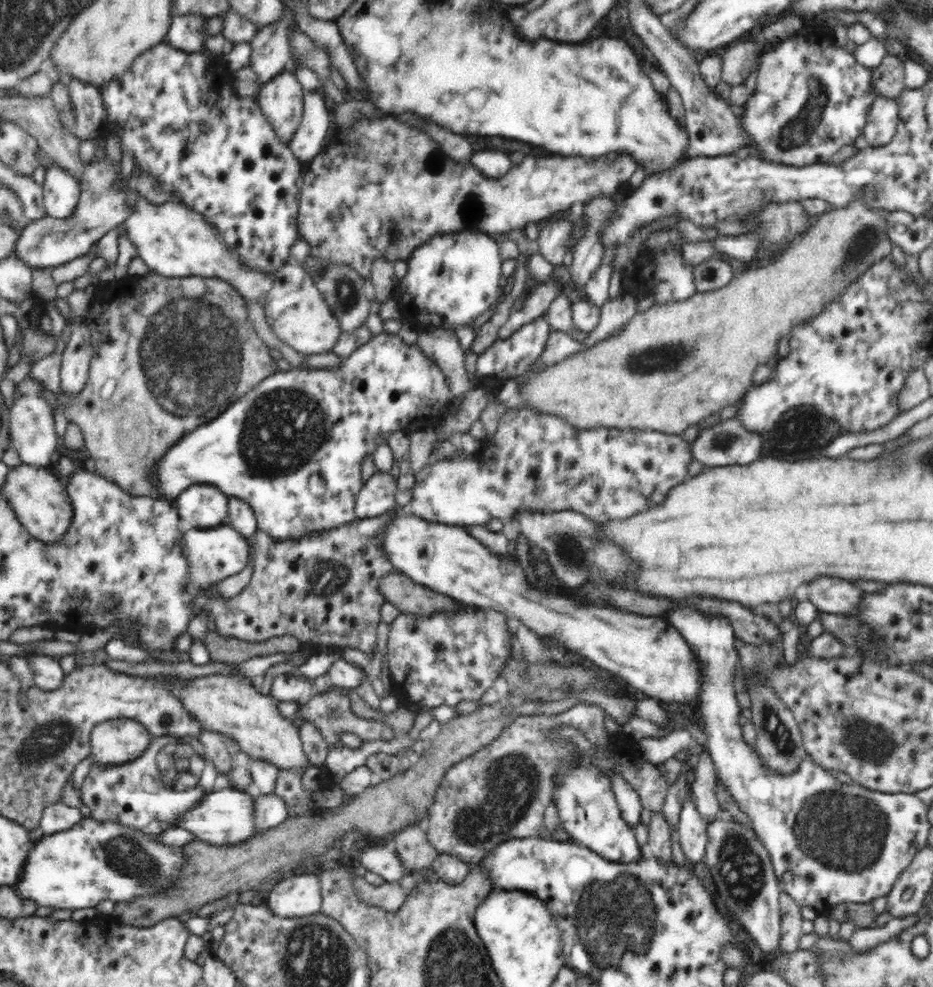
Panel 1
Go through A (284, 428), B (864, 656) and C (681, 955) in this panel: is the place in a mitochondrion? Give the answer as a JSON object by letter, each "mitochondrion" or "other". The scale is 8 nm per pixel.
{"A":"mitochondrion","B":"other","C":"other"}

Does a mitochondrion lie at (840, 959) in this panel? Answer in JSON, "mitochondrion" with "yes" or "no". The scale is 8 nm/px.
{"mitochondrion":"yes"}

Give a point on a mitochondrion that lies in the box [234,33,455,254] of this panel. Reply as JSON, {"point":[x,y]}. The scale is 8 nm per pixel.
{"point":[396,228]}

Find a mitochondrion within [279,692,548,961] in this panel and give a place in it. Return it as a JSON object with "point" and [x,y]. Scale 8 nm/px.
{"point":[511,781]}

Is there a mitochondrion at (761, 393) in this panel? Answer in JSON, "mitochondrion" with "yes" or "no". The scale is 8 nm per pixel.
{"mitochondrion":"no"}

